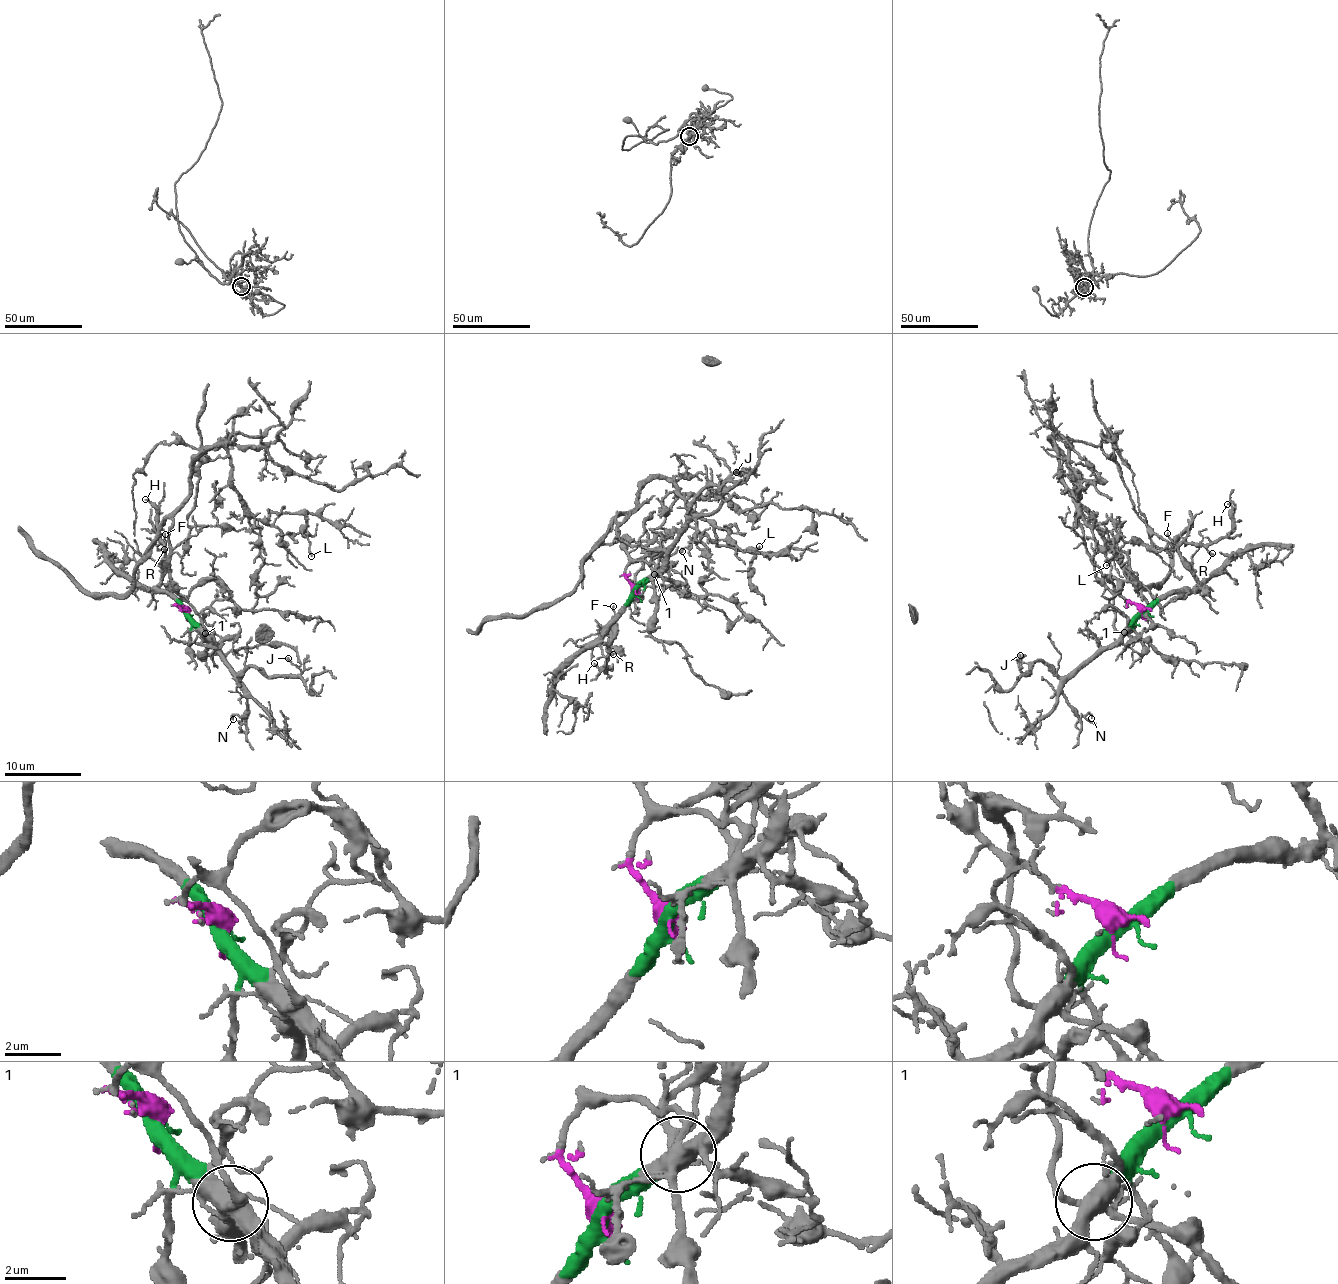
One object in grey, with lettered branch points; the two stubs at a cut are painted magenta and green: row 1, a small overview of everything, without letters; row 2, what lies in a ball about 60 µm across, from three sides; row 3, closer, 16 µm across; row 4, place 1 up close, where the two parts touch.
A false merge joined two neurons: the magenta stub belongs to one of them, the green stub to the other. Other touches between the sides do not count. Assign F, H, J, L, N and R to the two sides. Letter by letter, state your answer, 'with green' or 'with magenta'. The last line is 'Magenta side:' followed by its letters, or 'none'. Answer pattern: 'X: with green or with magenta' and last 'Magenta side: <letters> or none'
F: with green
H: with green
J: with green
L: with magenta
N: with green
R: with green
Magenta side: L

